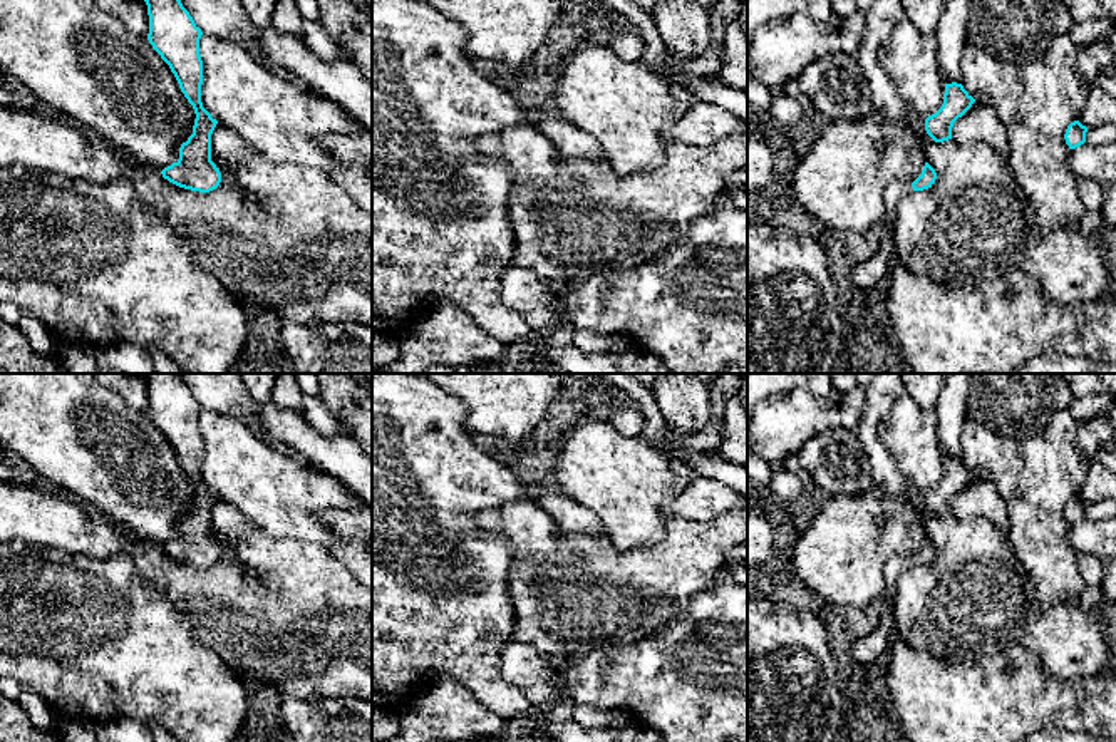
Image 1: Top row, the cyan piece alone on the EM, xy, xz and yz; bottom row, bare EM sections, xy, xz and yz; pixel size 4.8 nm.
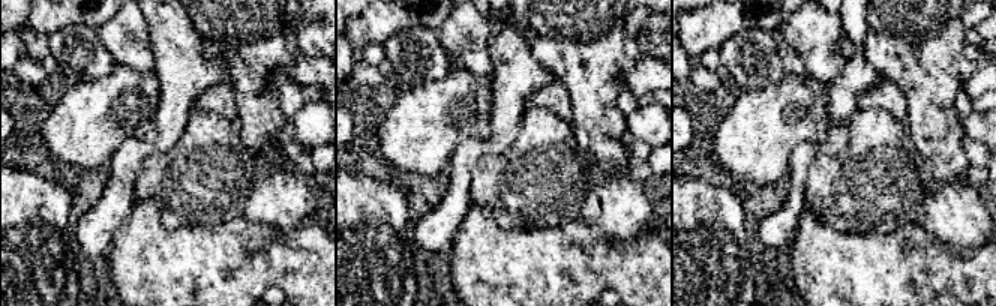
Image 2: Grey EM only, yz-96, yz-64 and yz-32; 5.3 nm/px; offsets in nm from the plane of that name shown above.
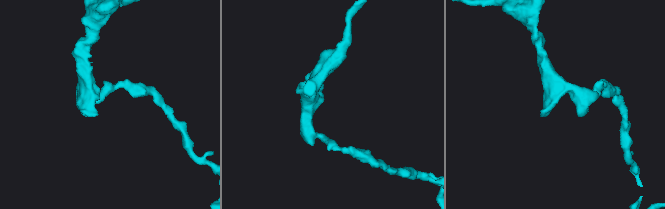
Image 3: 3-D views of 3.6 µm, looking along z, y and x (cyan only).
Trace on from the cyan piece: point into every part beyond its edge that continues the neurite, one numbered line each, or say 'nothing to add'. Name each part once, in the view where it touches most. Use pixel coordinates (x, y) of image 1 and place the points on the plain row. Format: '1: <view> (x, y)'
1: yz (865, 650)

